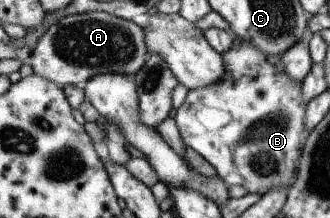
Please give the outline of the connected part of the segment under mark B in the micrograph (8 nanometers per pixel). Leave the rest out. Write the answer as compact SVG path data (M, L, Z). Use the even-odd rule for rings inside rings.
M234 36L234 38L235 43L233 43L233 47L231 47L227 53L223 53L226 69L223 79L221 79L219 83L215 83L215 85L191 89L185 103L177 109L174 118L176 119L177 127L179 127L179 133L181 133L181 137L183 137L186 145L191 147L191 149L195 149L195 151L200 153L209 163L212 163L226 184L229 186L243 186L249 191L249 194L264 196L273 189L275 191L281 191L281 189L289 188L296 179L304 145L306 144L309 134L312 132L311 129L305 127L305 117L307 117L309 101L303 99L303 81L295 81L295 79L291 79L291 77L285 73L283 59L280 59L281 55L265 55L265 53L257 51L251 41L243 41L243 39L239 39L239 37L236 36Z

